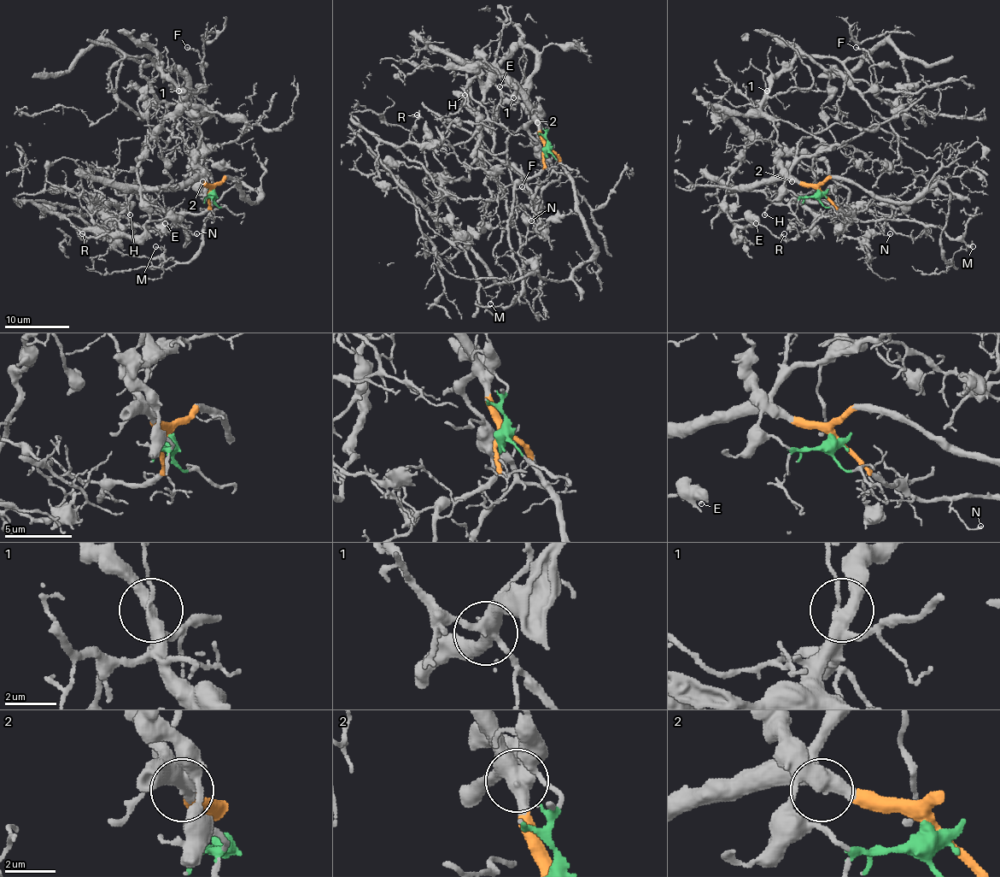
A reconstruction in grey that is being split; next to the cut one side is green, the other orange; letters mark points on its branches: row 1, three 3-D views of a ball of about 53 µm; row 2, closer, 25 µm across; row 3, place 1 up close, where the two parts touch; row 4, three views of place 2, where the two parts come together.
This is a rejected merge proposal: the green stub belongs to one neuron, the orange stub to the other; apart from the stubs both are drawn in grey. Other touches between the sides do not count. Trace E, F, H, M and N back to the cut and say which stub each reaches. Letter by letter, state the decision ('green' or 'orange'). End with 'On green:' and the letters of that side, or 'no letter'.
E: green
F: green
H: orange
M: orange
N: orange
On green: E, F

